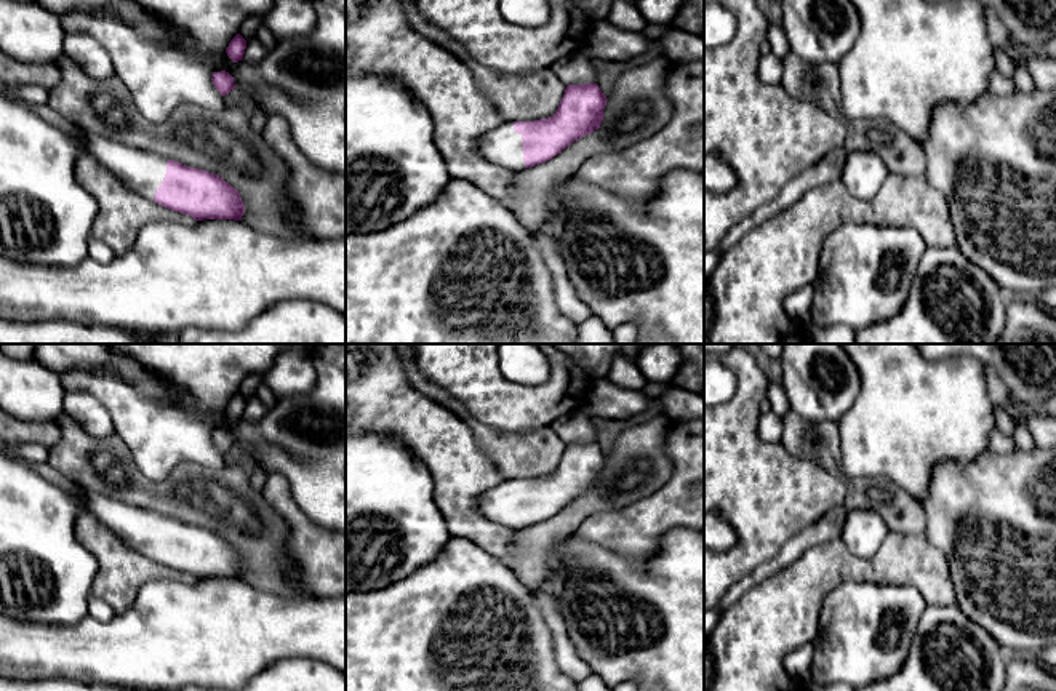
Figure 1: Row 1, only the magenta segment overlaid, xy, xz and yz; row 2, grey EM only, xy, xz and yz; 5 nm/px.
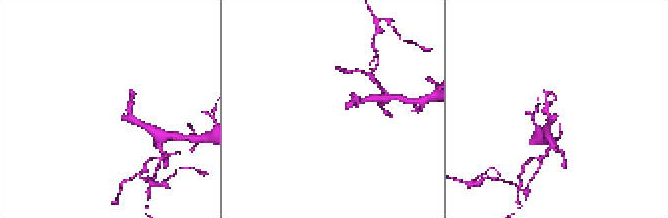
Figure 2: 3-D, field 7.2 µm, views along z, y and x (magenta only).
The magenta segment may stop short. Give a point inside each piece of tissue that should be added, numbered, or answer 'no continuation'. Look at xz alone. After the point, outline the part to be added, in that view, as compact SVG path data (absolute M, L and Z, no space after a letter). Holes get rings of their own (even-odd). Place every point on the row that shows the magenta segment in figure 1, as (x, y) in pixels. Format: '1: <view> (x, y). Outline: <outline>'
1: xz (501, 146). Outline: M504 122L483 134L480 154L488 163L522 171L525 170L522 142L522 134L514 130L514 122Z

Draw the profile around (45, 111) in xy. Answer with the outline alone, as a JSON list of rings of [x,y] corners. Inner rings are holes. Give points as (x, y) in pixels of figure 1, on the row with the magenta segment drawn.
[[[27,104],[35,114],[42,115],[46,122],[53,123],[54,126],[69,131],[74,134],[77,139],[83,141],[85,134],[83,130],[62,115],[59,115],[56,110],[53,110],[48,104],[43,106],[32,106]]]

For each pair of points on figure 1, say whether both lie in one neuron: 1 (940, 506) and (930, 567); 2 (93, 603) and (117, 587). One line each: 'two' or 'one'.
1: two
2: two

